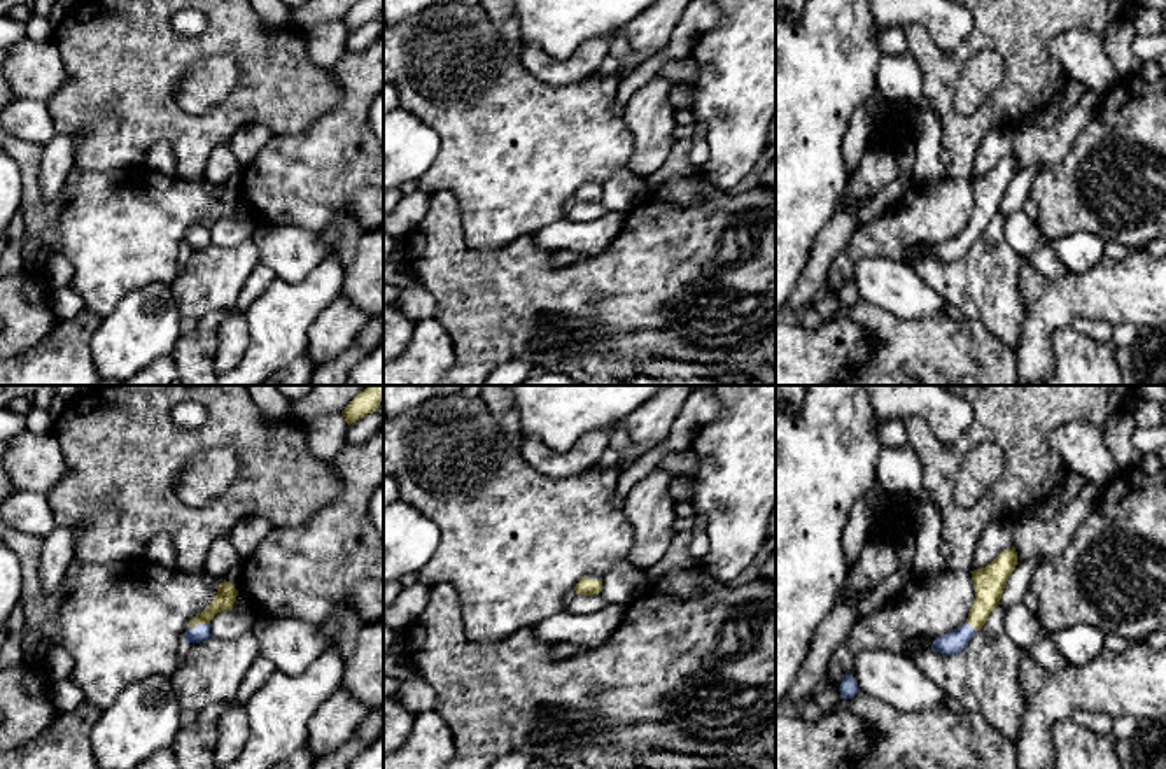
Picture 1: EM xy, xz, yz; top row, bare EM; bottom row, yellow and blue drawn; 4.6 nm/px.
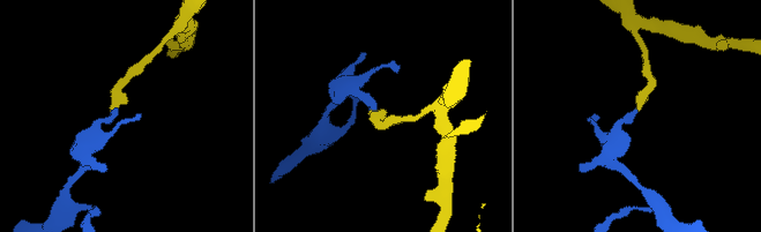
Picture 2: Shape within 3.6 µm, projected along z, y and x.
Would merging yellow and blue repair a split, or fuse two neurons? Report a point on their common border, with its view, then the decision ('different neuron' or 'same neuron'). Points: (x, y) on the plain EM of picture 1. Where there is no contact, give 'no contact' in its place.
meets yellow in xy at (198, 230); same neuron

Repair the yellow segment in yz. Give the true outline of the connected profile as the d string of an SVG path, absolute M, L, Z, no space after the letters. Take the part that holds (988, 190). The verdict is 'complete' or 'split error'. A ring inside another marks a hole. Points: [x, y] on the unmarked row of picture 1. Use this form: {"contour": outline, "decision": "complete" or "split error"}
{"contour": "M1012 154L1008 158L1003 158L986 175L970 179L975 196L975 207L970 215L968 226L958 236L937 245L931 250L931 256L945 263L959 261L973 245L973 242L986 231L991 219L1000 212L1008 184L1017 172L1017 159Z", "decision": "split error"}

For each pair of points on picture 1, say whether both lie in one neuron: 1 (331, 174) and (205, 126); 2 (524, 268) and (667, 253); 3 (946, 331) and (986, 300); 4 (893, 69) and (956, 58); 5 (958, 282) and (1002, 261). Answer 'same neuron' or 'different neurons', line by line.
1: different neurons
2: same neuron
3: different neurons
4: different neurons
5: same neuron

